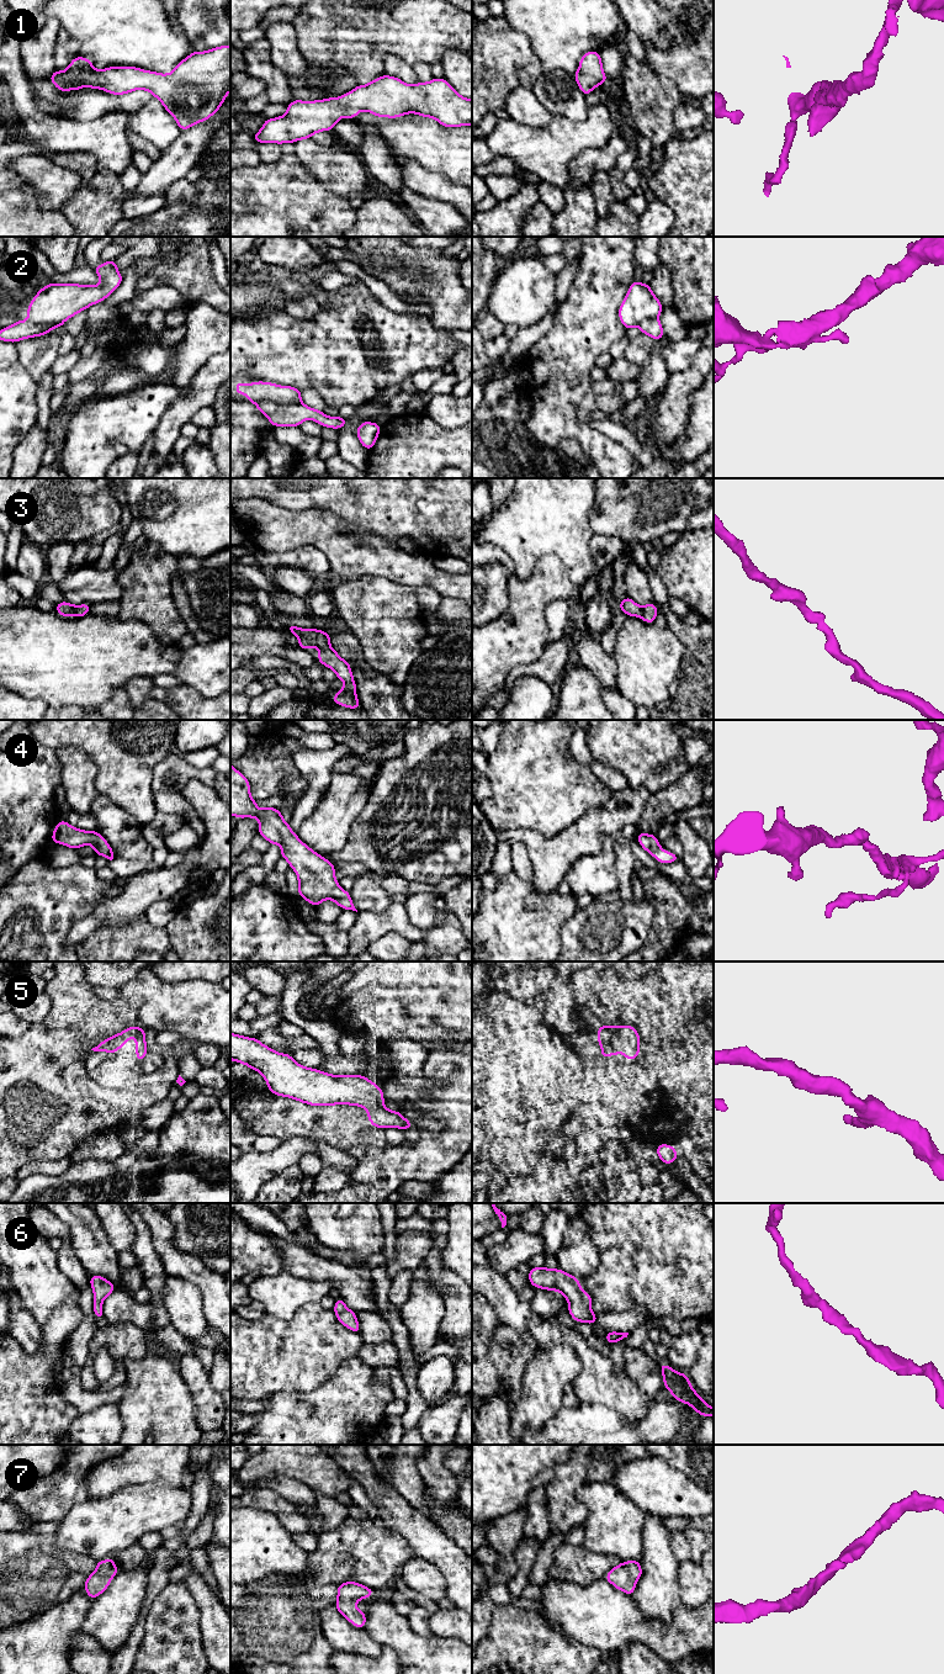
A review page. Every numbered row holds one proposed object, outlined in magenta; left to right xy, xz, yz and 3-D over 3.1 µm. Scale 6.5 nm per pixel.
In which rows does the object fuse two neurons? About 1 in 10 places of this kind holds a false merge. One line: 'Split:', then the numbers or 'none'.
Split: none

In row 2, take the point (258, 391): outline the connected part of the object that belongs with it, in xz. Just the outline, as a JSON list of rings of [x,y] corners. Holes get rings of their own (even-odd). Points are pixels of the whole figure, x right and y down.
[[[271,382],[235,383],[237,394],[244,393],[249,402],[270,420],[274,427],[299,427],[311,419],[322,427],[339,429],[346,425],[346,418],[328,417],[322,410],[302,403],[301,390]]]

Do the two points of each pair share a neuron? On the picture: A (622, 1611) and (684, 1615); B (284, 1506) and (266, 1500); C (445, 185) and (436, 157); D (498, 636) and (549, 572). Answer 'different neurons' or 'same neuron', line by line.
A: same neuron
B: same neuron
C: different neurons
D: same neuron

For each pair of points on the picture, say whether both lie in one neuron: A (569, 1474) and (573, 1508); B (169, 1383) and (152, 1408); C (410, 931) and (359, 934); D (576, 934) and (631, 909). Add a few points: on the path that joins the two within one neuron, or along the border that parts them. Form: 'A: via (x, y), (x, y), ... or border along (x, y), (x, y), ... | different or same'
A: via (569, 1483), (569, 1499) | same
B: via (163, 1389), (157, 1396), (157, 1402) | same
C: via (398, 925), (371, 926) | same
D: via (589, 934), (608, 932), (618, 922) | same

